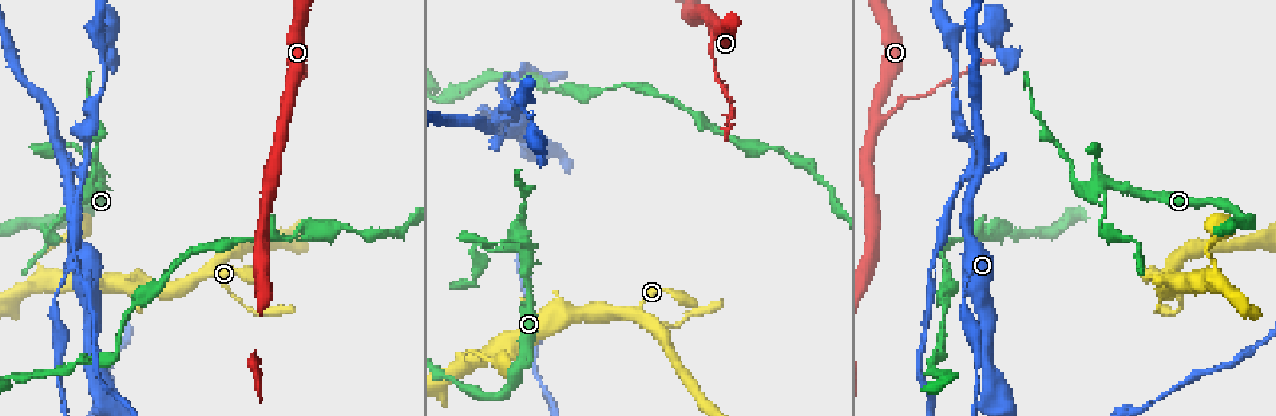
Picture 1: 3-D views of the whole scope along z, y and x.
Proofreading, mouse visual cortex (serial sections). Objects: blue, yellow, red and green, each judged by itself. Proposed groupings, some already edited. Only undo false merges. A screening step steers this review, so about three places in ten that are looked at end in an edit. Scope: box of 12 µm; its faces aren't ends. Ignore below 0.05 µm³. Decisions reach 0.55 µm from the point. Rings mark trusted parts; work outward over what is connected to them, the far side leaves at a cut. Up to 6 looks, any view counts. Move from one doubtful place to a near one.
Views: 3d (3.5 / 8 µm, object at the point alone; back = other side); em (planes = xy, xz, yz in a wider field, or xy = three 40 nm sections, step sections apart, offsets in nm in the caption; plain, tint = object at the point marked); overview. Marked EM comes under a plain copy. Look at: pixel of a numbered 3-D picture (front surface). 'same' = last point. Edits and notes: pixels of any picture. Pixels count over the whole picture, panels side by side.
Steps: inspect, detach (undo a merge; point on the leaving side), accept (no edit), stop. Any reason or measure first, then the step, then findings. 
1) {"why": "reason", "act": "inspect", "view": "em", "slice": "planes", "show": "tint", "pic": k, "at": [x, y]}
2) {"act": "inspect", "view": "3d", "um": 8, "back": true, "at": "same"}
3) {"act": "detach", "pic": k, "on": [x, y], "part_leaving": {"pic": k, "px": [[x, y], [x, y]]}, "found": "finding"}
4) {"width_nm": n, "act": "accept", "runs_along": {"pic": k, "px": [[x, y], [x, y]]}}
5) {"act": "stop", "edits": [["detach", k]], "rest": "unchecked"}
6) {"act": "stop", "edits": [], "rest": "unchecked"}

{"why": "four or more arms meet", "act": "inspect", "view": "3d", "um": 3.5, "pic": 1, "at": [1101, 185]}

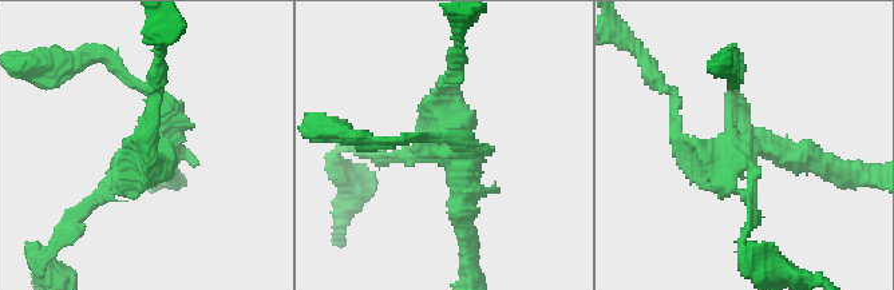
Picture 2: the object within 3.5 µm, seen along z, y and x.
{"arms": 4, "arm_widths_nm": [150, 200, 200, 300], "act": "inspect", "view": "em", "slice": "planes", "show": "tint", "pic": 2, "at": [738, 149]}

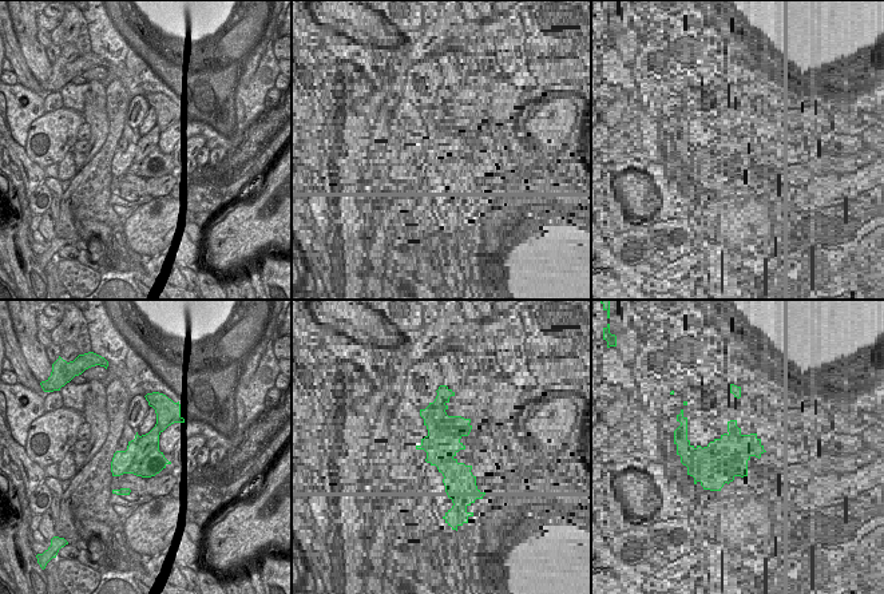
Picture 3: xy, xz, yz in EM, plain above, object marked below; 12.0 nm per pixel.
{"act": "accept", "runs_along": {"pic": 2, "px": [[814, 163], [677, 131]]}, "found": "continuous, no second cell"}

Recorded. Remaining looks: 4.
{"act": "inspect", "view": "3d", "um": 3.5, "pic": 1, "at": [978, 176]}

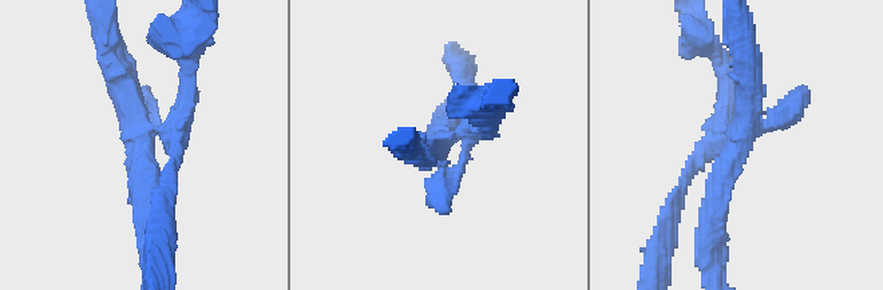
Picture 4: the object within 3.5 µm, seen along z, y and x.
{"why": "need the tissue", "act": "inspect", "view": "em", "slice": "xy", "step": 1, "show": "tint", "pic": 4, "at": [144, 143]}

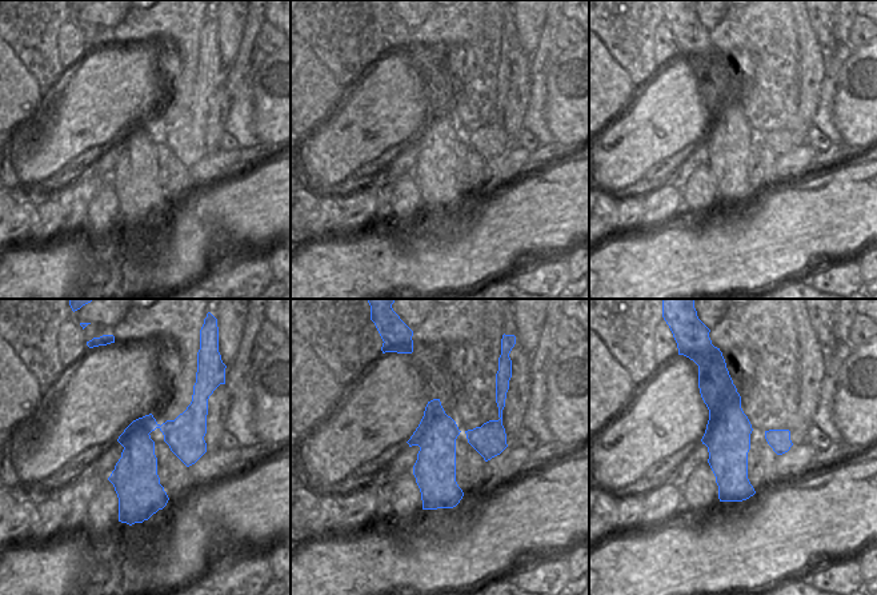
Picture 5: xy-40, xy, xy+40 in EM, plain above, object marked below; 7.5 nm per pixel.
{"why": "cut it another way", "act": "inspect", "view": "em", "slice": "xy", "step": 2, "show": "tint", "at": "same"}

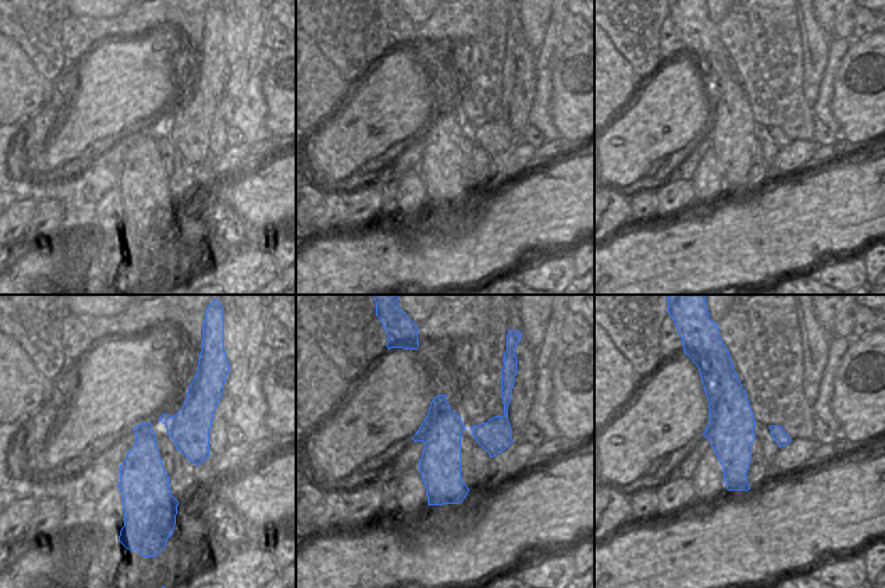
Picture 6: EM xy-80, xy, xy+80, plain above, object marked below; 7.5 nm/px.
{"act": "detach", "pic": 4, "on": [693, 165], "part_leaving": {"pic": 4, "px": [[724, 138], [724, 60], [700, 32]]}, "found": "two cells meet here"}

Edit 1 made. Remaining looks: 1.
{"act": "stop", "edits": [["detach", 4]], "rest": "unchecked"}

